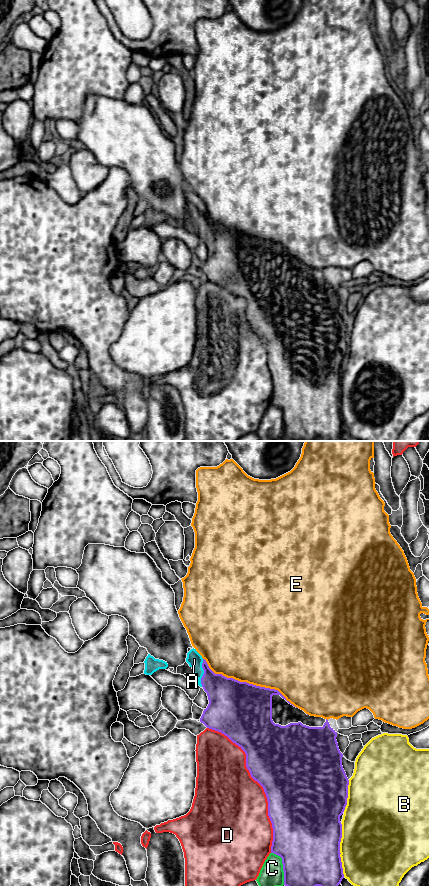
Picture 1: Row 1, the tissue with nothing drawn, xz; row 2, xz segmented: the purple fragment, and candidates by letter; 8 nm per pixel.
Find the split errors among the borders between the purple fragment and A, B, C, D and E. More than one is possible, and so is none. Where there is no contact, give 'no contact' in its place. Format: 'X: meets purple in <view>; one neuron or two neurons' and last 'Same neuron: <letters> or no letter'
A: meets purple in xz; one neuron
B: meets purple in xz; two neurons
C: meets purple in xz; two neurons
D: meets purple in xz; two neurons
E: meets purple in xz; two neurons
Same neuron: A

